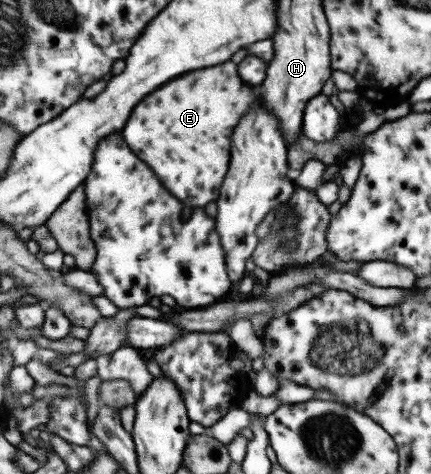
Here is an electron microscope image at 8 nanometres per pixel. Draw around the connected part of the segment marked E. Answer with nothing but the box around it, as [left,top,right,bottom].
[122,62,257,208]

